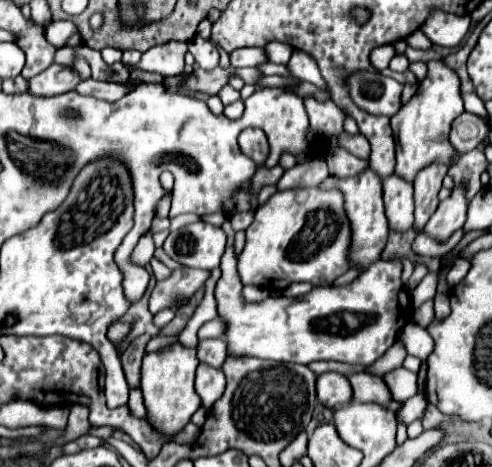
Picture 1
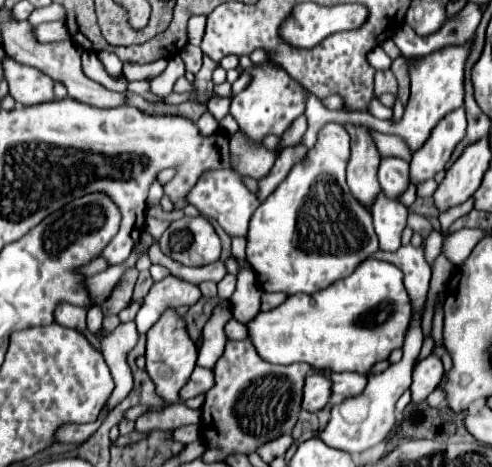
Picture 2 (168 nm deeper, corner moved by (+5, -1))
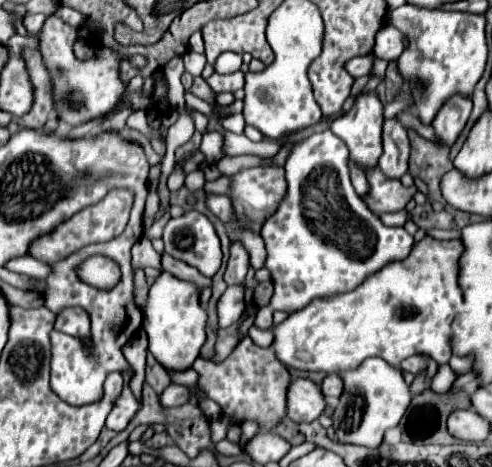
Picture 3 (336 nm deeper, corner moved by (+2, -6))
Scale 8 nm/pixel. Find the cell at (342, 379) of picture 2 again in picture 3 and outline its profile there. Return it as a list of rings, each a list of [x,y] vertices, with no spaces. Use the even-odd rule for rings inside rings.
[[[328,374],[324,380],[322,380],[322,394],[324,396],[340,396],[342,394],[342,380],[338,380],[338,376],[334,374]]]

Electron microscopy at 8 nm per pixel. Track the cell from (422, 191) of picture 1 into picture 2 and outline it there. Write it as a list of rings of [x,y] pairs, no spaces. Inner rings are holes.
[[[465,109],[453,111],[451,115],[445,115],[435,131],[431,133],[431,139],[415,151],[411,159],[411,183],[417,187],[425,183],[427,179],[433,179],[439,171],[445,169],[447,161],[451,159],[455,147],[465,137],[467,121],[465,121]]]

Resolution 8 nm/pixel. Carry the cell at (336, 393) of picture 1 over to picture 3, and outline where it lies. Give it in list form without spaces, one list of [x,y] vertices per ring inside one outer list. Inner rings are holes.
[[[294,378],[286,394],[286,418],[292,422],[312,422],[324,412],[322,390],[308,378]]]

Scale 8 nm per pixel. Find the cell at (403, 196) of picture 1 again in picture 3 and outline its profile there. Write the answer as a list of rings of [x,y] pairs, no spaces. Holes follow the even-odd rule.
[[[398,118],[384,120],[382,128],[382,156],[378,160],[380,170],[390,178],[400,178],[408,172],[408,156],[410,142],[406,128],[398,122]]]

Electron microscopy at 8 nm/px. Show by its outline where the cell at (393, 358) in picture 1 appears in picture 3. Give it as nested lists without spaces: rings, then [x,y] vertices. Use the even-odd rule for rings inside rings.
[[[414,354],[414,356],[406,358],[406,360],[400,364],[400,368],[406,370],[406,372],[412,372],[412,374],[418,374],[418,372],[422,372],[422,370],[428,368],[428,358],[426,358],[424,354]]]

